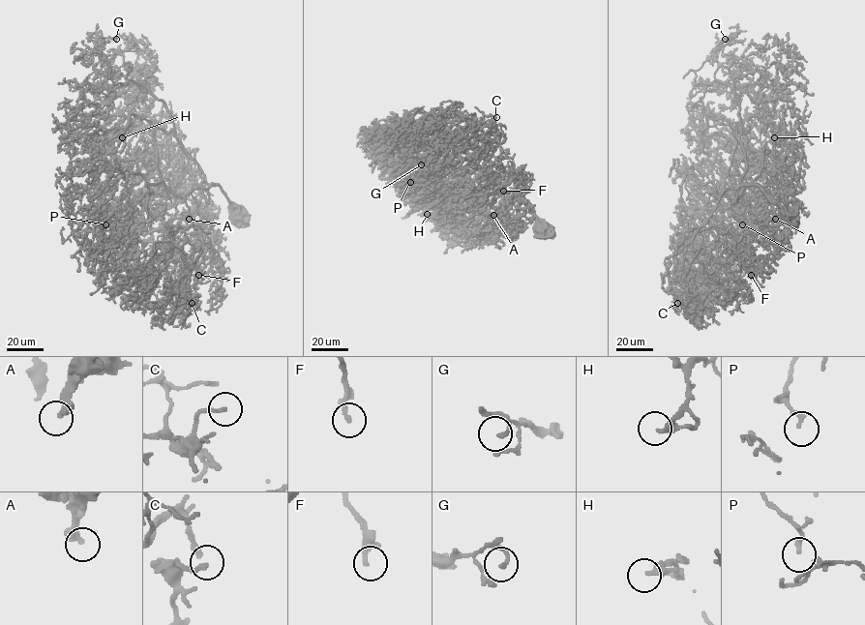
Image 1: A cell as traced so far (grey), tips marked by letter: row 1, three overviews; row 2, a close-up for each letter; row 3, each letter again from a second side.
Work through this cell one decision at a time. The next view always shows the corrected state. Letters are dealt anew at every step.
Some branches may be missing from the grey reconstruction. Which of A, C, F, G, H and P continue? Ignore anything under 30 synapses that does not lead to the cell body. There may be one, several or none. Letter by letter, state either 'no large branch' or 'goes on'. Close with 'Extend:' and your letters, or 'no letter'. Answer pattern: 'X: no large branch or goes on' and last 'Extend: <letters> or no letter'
A: no large branch
C: no large branch
F: goes on
G: no large branch
H: no large branch
P: no large branch
Extend: F

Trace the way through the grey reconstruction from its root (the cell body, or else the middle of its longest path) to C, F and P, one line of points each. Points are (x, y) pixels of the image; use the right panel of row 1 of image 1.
C: (789, 213), (757, 185), (726, 189), (683, 253), (691, 312), (677, 303)
F: (789, 213), (757, 185), (730, 187), (720, 196), (704, 227), (727, 232), (751, 275)
P: (789, 213), (757, 185), (718, 197), (711, 182), (697, 184), (744, 213), (742, 224)

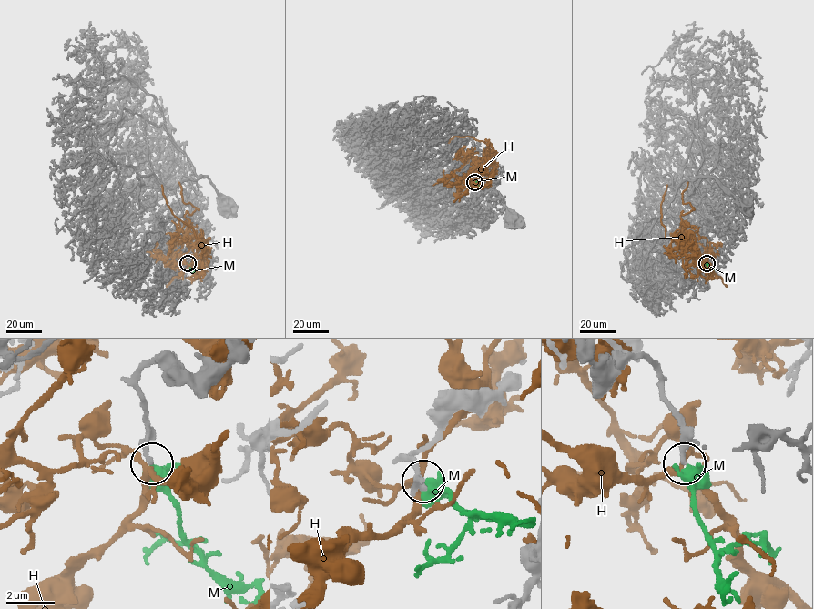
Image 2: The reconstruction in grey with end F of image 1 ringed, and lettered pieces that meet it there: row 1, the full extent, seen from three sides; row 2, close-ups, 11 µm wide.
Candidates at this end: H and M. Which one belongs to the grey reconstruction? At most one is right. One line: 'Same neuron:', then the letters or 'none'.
Same neuron: M

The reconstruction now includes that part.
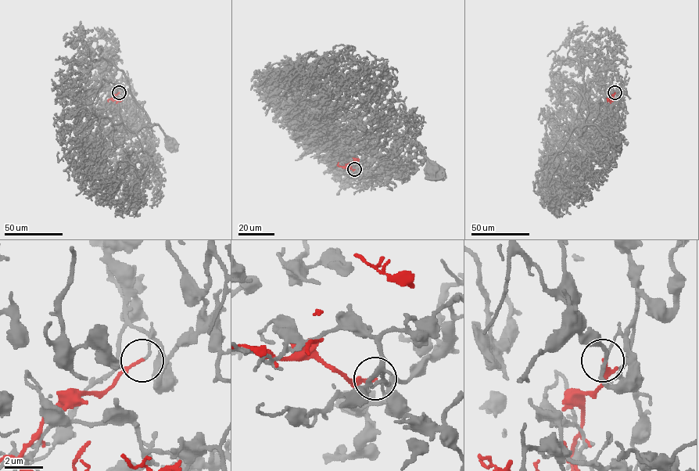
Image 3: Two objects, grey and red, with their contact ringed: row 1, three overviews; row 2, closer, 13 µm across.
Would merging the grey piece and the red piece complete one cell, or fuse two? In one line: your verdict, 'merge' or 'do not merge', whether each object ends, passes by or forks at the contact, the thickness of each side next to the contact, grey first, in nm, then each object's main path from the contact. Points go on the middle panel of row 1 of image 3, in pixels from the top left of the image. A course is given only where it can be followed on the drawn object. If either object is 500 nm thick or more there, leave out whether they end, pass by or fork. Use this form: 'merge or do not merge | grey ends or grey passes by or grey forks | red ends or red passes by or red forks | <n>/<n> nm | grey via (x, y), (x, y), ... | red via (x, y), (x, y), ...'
do not merge | grey ends | red ends | 120/160 nm | grey via (354, 169), (378, 155), (378, 145), (390, 149), (399, 134), (398, 124), (405, 118), (426, 169), (431, 170) | red via (354, 169), (343, 167), (356, 159)

